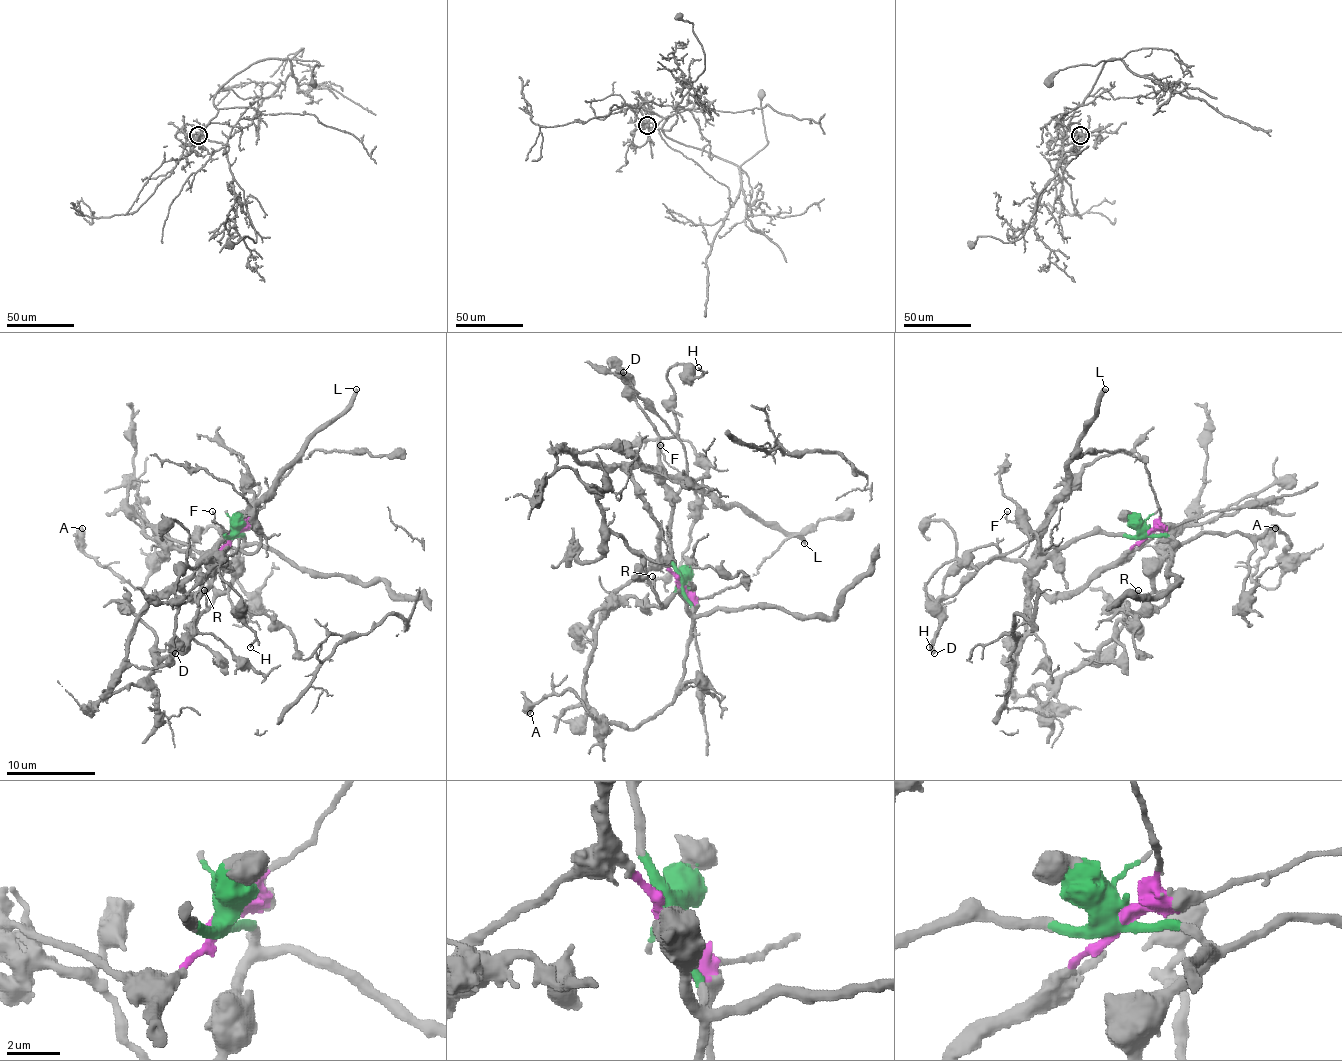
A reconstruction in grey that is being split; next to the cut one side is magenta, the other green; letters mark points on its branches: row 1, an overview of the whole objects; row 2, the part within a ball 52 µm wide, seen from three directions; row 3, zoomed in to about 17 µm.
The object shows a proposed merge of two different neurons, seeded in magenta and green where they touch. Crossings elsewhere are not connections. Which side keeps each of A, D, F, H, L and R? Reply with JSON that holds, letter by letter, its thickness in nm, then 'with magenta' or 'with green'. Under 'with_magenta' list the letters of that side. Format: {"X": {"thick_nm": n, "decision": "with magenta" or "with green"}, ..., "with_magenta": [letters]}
{"A": {"thick_nm": 480, "decision": "with green"}, "D": {"thick_nm": 400, "decision": "with green"}, "F": {"thick_nm": 140, "decision": "with magenta"}, "H": {"thick_nm": 160, "decision": "with green"}, "L": {"thick_nm": 360, "decision": "with magenta"}, "R": {"thick_nm": 150, "decision": "with green"}, "with_magenta": ["F", "L"]}

